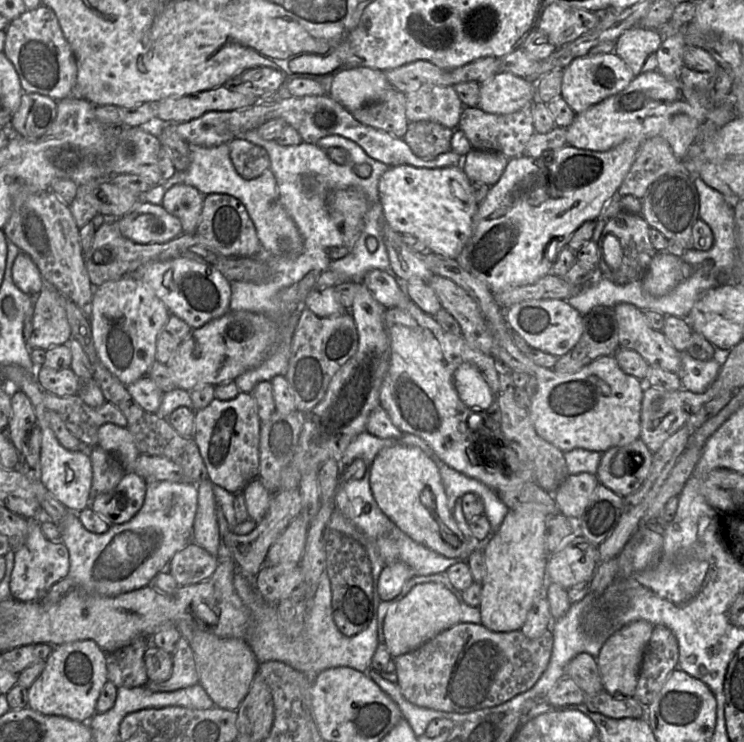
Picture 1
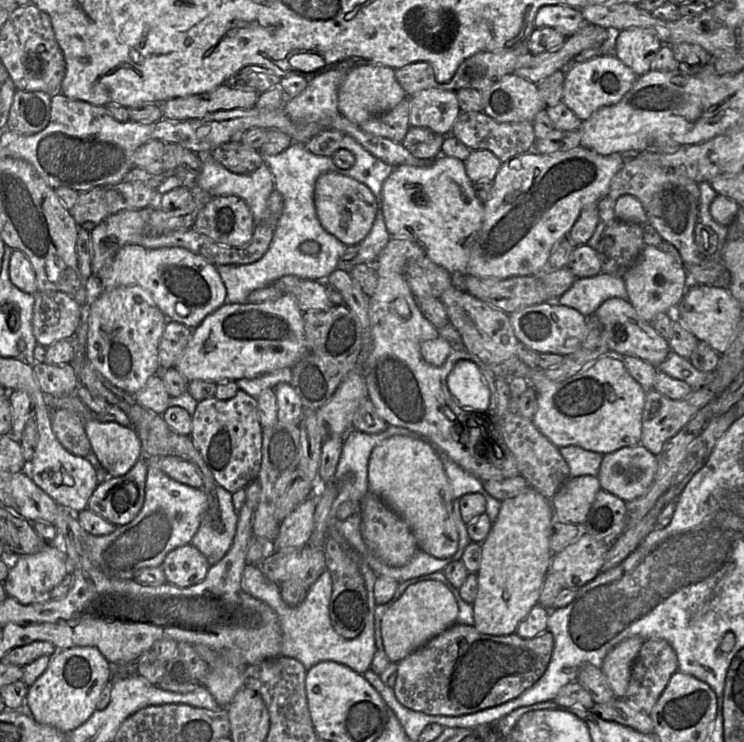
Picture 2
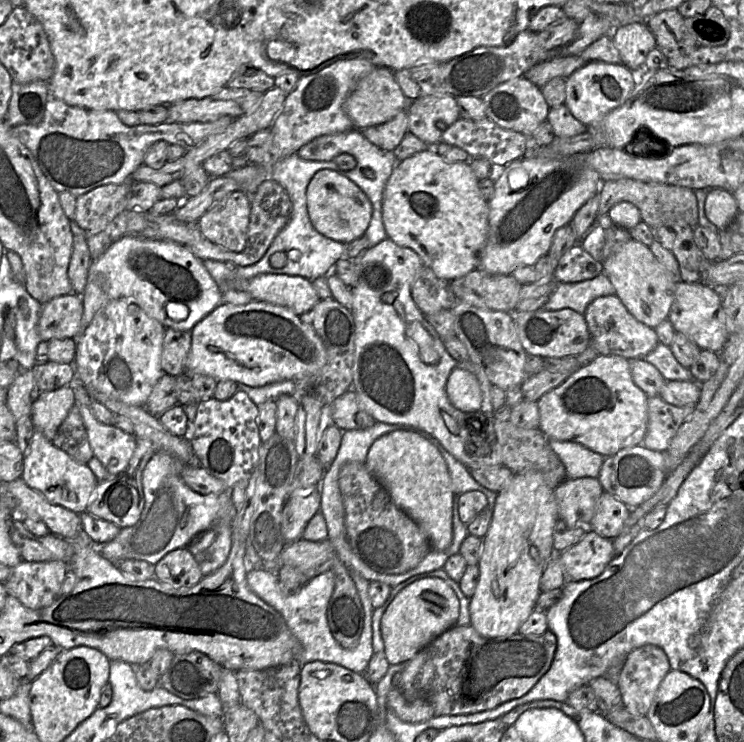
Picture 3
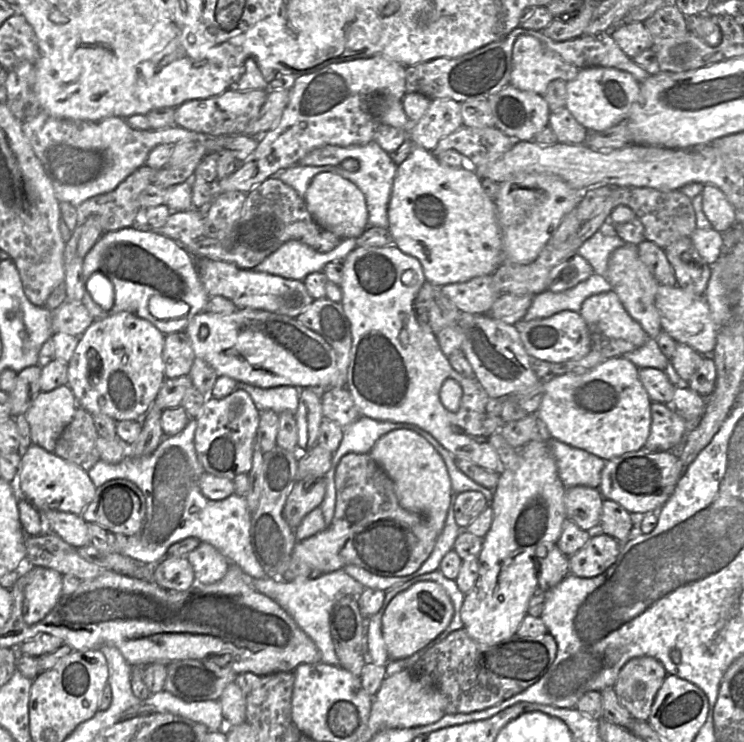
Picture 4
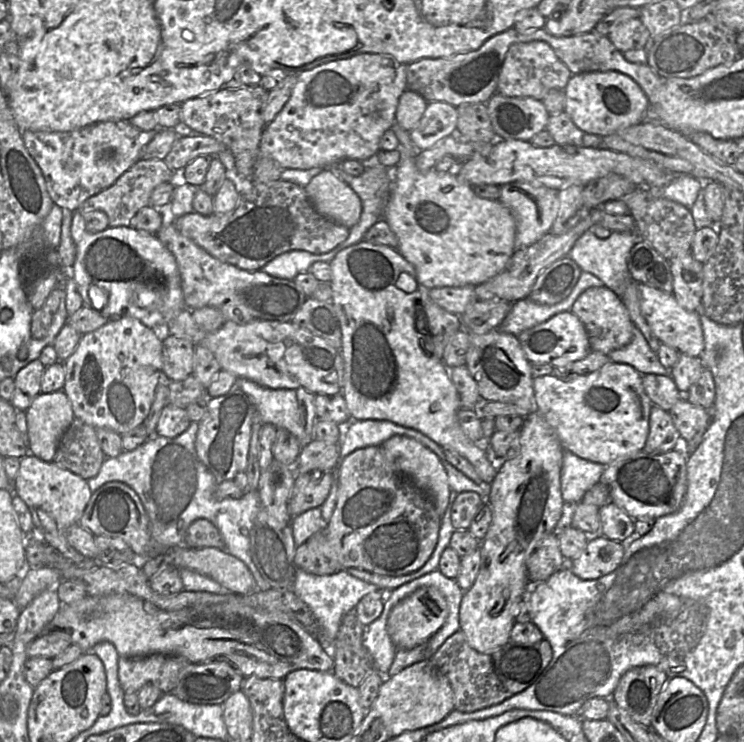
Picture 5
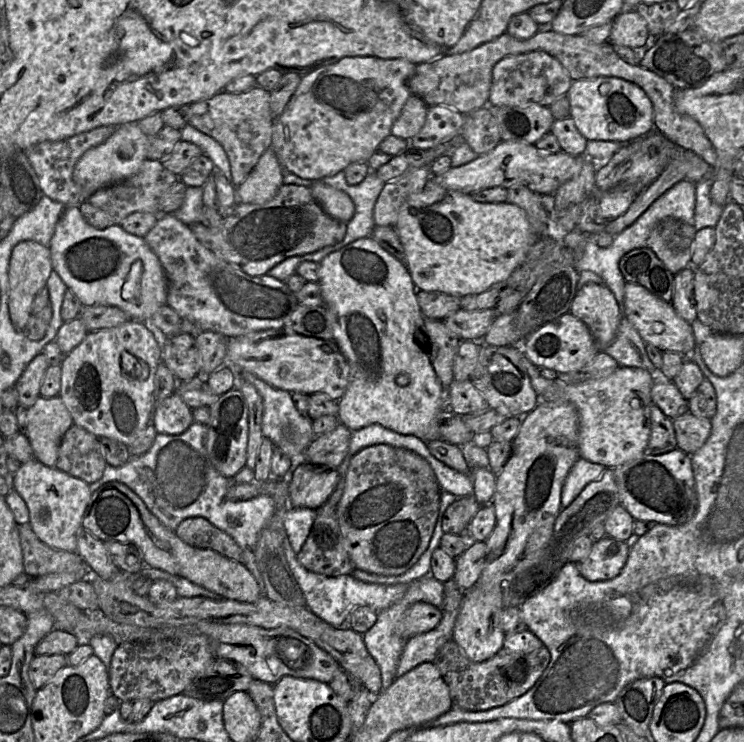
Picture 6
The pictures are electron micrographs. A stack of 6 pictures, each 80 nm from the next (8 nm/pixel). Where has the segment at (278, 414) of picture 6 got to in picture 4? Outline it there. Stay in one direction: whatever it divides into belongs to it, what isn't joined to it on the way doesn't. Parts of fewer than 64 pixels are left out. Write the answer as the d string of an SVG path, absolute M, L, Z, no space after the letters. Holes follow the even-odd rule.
M238 383L238 388L250 395L260 412L273 410L277 414L283 411L290 411L295 414L298 409L300 389L295 386L260 388L246 383Z

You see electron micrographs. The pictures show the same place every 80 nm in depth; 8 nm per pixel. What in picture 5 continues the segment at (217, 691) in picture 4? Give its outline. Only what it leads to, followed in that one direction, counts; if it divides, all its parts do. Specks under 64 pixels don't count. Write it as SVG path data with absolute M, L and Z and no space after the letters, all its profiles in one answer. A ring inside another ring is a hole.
M227 661L189 663L179 674L176 686L170 692L183 701L195 704L223 704L233 693L242 688L244 677Z

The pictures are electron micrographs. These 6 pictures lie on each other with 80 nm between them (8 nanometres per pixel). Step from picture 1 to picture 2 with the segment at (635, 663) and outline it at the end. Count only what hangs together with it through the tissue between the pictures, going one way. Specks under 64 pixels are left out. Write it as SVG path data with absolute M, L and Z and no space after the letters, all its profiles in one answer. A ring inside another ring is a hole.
M638 636L621 641L610 650L600 667L616 698L625 696L632 664L643 642L644 639Z

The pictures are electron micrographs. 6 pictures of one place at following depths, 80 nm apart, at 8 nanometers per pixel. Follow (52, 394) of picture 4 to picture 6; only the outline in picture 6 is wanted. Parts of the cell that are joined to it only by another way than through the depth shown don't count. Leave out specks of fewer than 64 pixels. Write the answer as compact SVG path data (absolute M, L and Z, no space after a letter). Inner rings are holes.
M39 396L27 409L24 431L34 459L45 466L55 466L61 439L72 425L73 419L59 396Z

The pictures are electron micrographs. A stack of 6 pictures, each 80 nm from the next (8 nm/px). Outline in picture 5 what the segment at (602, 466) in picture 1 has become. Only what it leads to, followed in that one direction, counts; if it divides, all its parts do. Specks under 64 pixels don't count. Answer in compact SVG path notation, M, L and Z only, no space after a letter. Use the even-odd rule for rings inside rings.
M674 449L664 454L648 454L644 450L620 458L608 466L602 475L602 481L610 491L611 502L614 502L634 520L657 519L678 511L687 491L687 455L682 449Z

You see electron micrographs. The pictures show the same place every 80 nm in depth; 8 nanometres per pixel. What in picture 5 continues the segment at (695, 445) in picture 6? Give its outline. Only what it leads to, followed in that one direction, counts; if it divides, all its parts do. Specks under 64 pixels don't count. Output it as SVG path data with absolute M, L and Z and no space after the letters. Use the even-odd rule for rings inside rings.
M685 395L669 411L683 442L689 442L700 431L708 429L710 411L690 403Z

